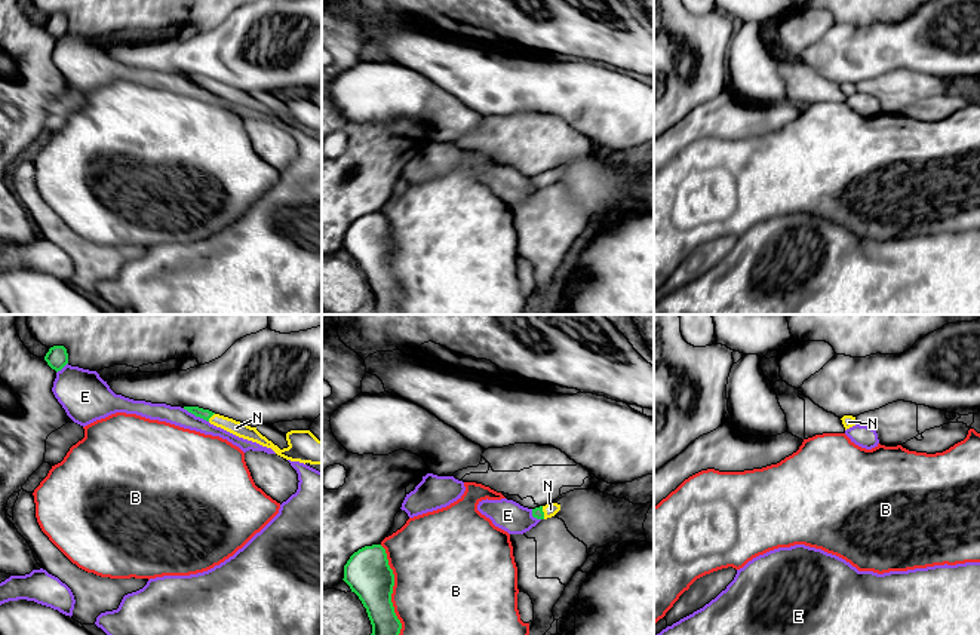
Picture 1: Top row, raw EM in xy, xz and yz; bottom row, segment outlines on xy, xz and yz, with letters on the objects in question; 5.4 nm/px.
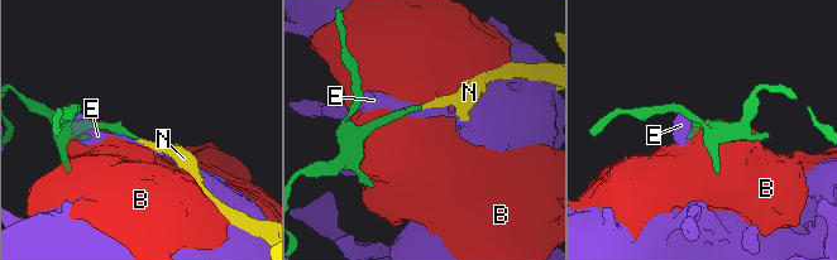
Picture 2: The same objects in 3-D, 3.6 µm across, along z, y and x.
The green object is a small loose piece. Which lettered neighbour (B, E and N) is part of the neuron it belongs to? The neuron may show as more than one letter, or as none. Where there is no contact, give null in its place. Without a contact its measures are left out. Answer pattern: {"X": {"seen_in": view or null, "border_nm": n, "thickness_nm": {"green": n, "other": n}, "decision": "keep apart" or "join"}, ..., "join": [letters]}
{"B": {"seen_in": "xz", "border_nm": 550, "thickness_nm": {"green": 240, "other": 480}, "decision": "keep apart"}, "E": {"seen_in": "xy", "border_nm": 160, "thickness_nm": {"green": 60, "other": 100}, "decision": "keep apart"}, "N": {"seen_in": "xy", "border_nm": 60, "thickness_nm": {"green": 60, "other": 80}, "decision": "join"}, "join": ["N"]}

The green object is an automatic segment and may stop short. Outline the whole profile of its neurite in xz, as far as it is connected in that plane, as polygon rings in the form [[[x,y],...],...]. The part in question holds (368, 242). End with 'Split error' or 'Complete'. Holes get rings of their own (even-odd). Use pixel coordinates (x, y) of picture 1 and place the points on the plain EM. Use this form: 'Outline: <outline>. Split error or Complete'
Outline: [[[381,212],[365,214],[344,233],[342,246],[362,269],[372,292],[374,315],[396,315],[402,291],[391,261],[394,242]]]. Complete

